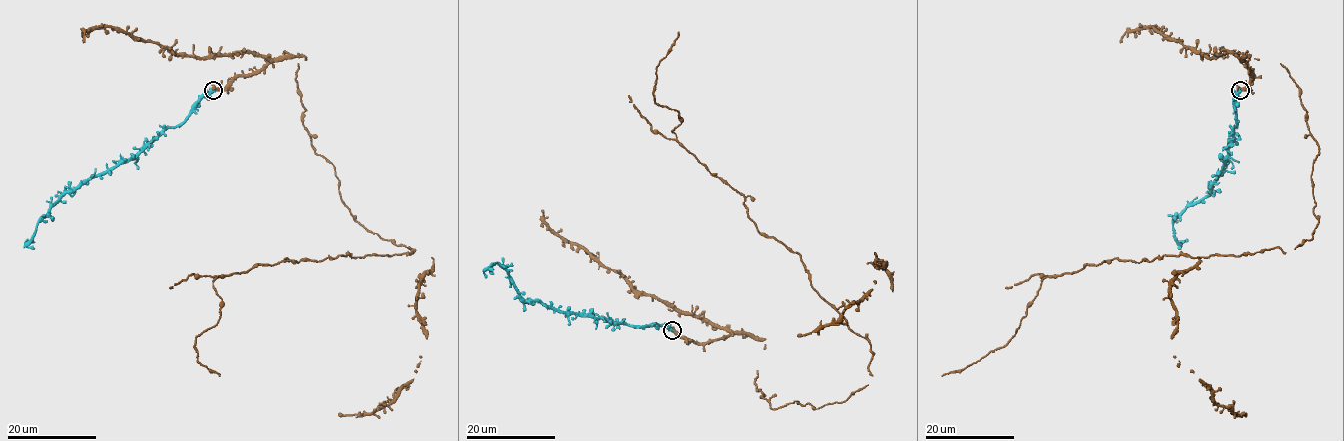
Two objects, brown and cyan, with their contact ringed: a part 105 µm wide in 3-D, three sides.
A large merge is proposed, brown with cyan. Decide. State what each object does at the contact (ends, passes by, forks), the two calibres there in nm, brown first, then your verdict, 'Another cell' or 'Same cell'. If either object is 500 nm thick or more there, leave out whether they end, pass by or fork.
Thickness 360 nm (brown) against 550 nm. Same cell

